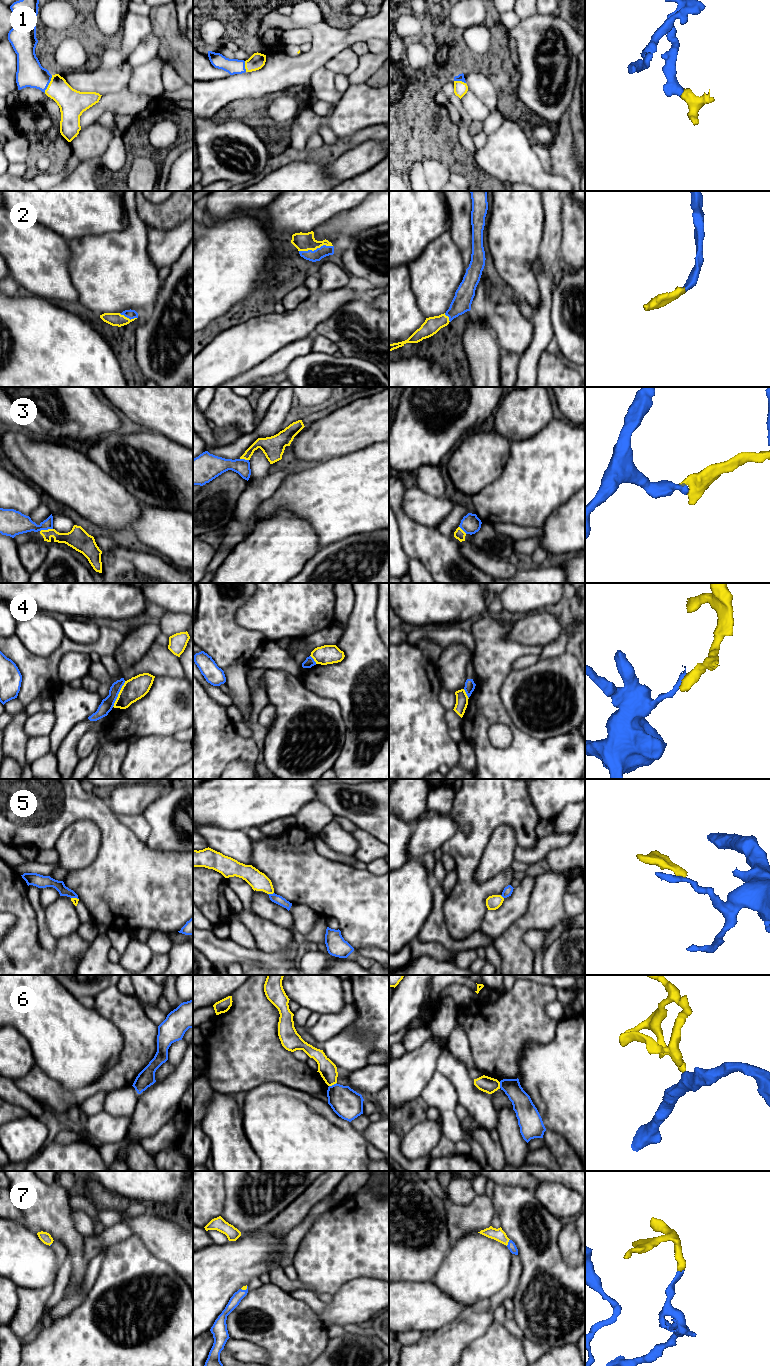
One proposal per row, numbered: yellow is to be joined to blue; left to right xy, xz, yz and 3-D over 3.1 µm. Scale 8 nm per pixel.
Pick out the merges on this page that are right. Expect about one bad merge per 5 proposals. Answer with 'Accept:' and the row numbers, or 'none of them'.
Accept: 1, 2, 7

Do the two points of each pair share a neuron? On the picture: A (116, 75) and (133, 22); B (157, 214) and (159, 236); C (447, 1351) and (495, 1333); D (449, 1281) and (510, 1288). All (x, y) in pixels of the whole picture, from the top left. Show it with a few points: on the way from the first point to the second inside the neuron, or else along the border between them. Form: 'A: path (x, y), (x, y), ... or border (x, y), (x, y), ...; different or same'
A: border (116, 66), (101, 68); different
B: border (181, 222), (169, 229), (151, 228); different
C: border (489, 1326), (460, 1355); different
D: border (510, 1264), (508, 1282), (497, 1292), (483, 1298); different

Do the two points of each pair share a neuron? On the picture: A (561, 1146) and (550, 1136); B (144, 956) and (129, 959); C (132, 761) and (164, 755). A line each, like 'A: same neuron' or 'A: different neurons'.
A: same neuron
B: same neuron
C: same neuron

